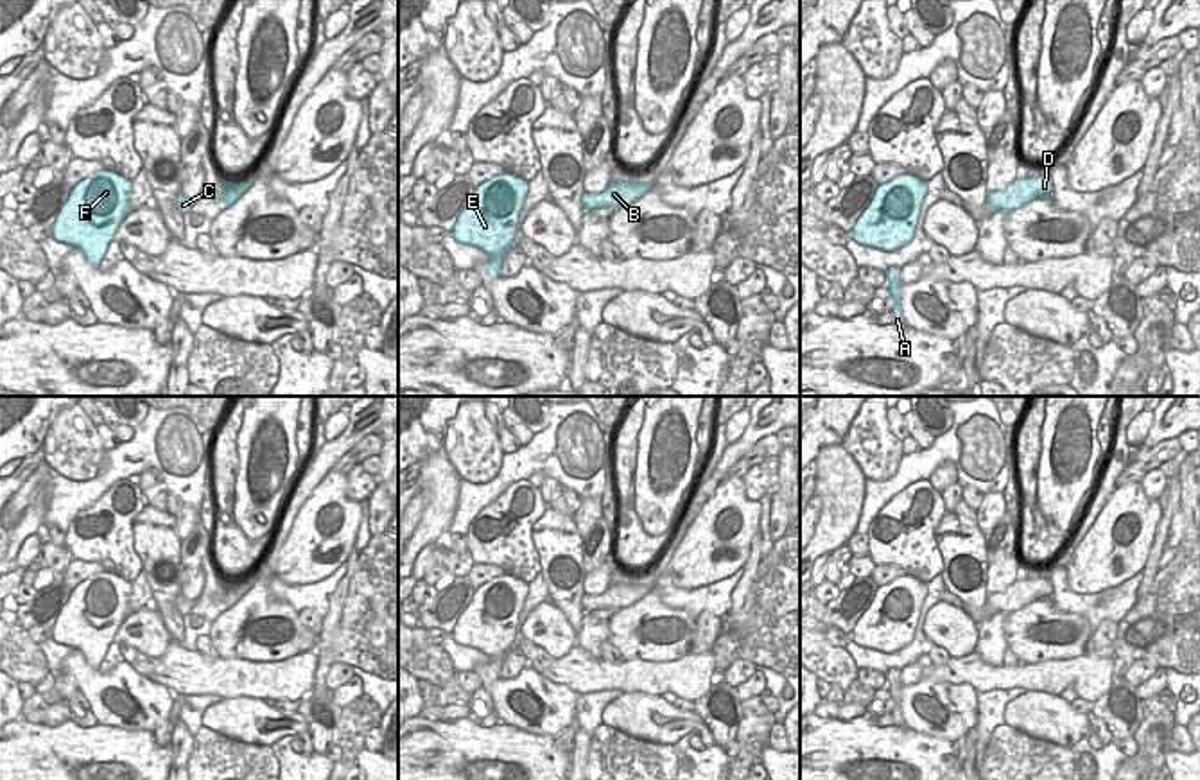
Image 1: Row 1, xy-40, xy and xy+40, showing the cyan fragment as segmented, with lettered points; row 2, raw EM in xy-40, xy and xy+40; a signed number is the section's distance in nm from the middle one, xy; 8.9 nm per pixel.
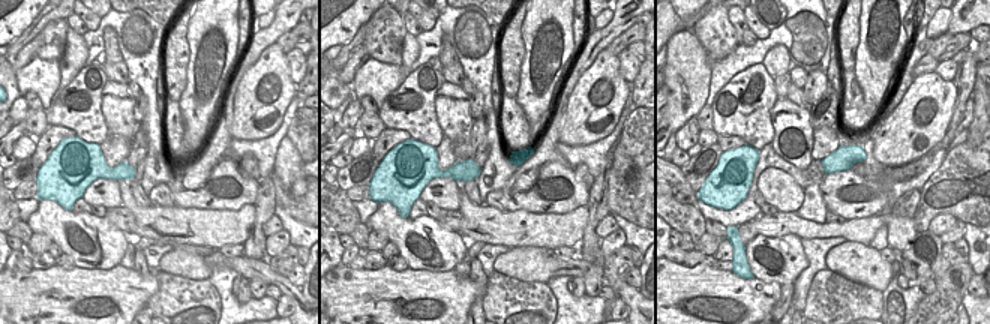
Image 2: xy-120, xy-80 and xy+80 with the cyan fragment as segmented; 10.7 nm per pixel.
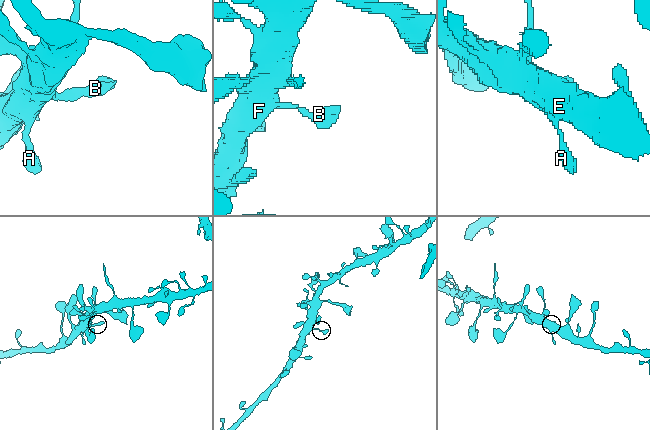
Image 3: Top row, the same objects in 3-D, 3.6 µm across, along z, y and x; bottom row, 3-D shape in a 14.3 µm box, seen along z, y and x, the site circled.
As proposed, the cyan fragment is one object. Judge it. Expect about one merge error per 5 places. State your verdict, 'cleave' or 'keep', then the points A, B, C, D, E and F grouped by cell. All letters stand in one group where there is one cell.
keep; groups A B C D E F

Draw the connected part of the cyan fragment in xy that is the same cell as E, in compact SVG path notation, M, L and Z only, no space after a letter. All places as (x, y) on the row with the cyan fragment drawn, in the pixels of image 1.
M509 172L481 183L450 231L459 244L490 255L488 273L491 278L499 276L502 256L513 244L527 192L529 183Z

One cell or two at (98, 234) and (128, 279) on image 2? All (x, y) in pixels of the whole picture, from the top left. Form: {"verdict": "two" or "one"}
{"verdict": "two"}

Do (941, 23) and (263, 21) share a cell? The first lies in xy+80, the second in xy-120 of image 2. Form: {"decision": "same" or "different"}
{"decision": "same"}

